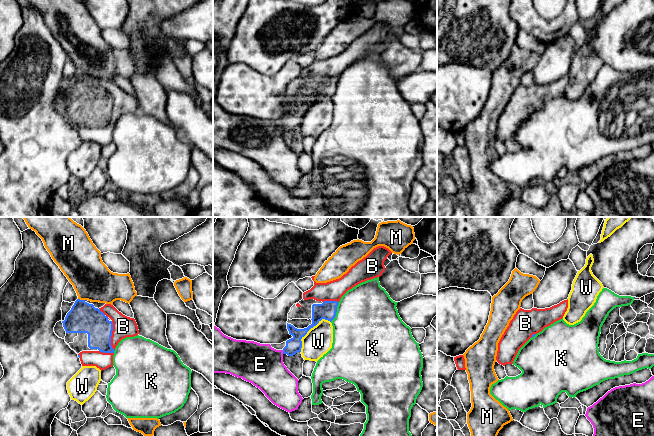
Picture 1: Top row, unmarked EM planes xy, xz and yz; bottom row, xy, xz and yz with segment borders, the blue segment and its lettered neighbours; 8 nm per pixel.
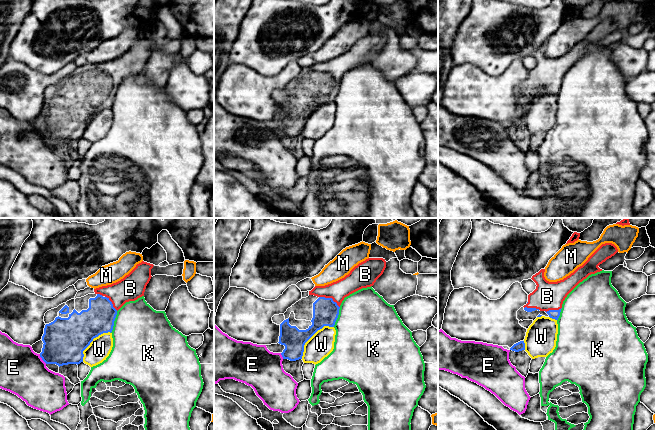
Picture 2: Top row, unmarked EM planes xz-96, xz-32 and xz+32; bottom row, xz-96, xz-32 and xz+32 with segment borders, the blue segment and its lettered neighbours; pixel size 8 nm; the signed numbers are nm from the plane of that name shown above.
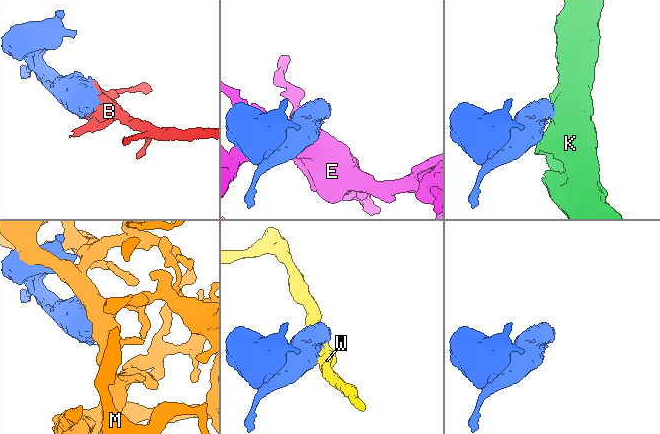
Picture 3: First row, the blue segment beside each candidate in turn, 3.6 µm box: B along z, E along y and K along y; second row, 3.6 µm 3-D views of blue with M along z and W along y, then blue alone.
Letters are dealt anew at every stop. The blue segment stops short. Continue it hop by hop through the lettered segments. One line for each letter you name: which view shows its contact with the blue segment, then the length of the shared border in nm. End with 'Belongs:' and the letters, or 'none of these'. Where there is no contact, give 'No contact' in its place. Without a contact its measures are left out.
B: Touches blue in xy. Shared border 240 nm
Belongs: B

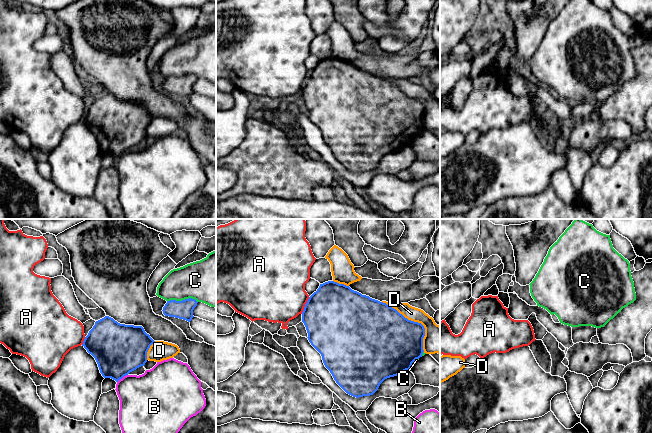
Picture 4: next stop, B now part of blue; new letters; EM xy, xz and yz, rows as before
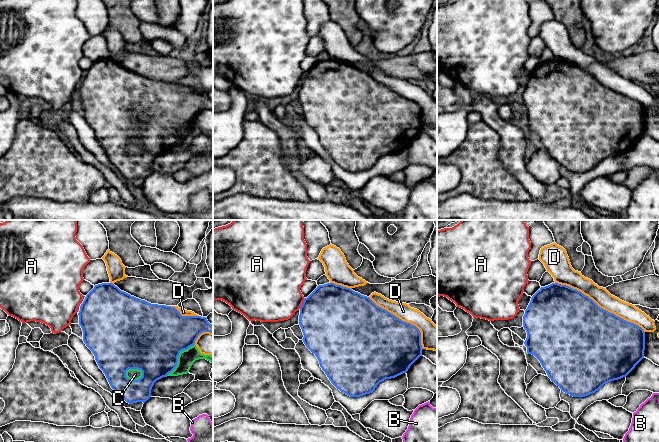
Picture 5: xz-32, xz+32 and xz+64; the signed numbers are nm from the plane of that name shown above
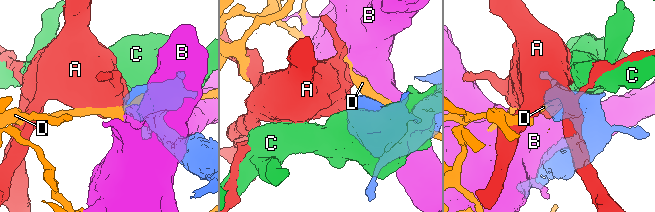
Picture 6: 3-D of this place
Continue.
Belongs: none of these

